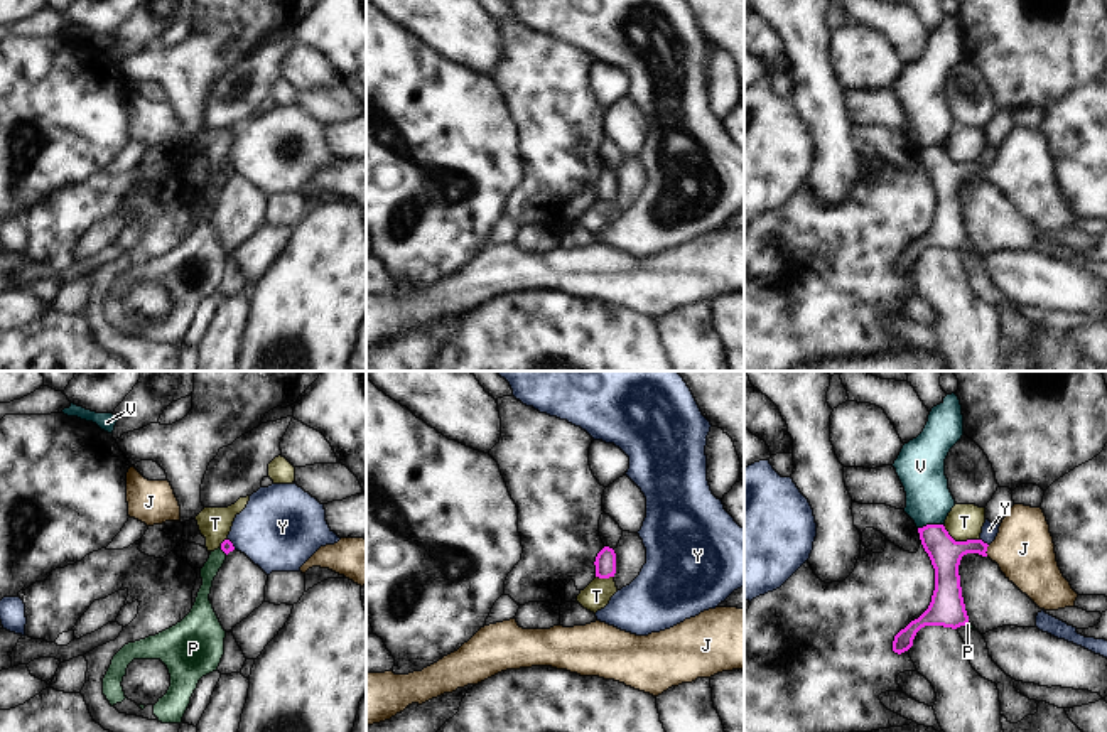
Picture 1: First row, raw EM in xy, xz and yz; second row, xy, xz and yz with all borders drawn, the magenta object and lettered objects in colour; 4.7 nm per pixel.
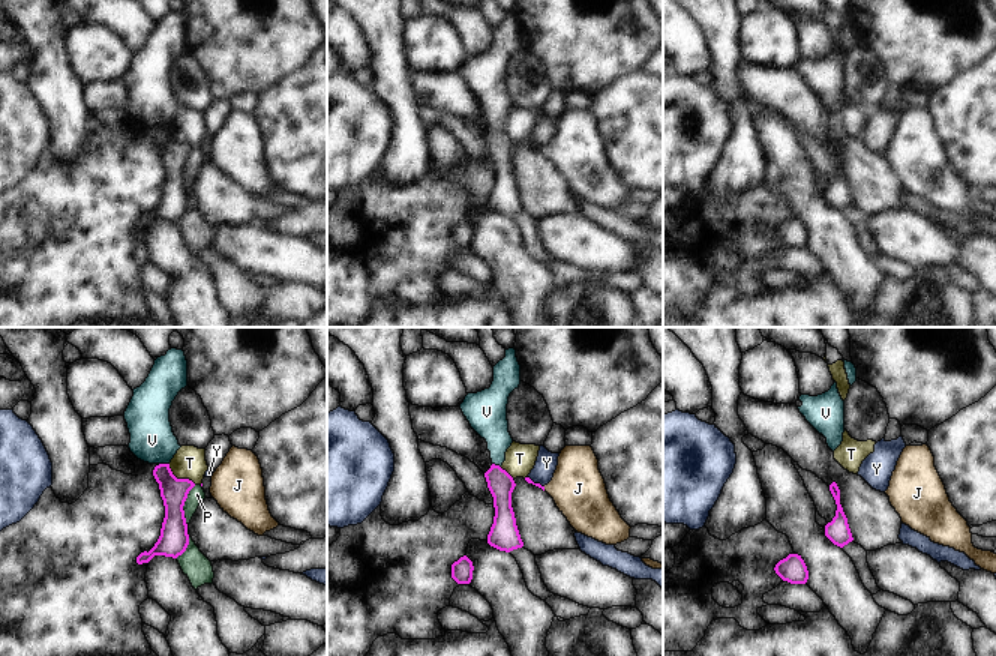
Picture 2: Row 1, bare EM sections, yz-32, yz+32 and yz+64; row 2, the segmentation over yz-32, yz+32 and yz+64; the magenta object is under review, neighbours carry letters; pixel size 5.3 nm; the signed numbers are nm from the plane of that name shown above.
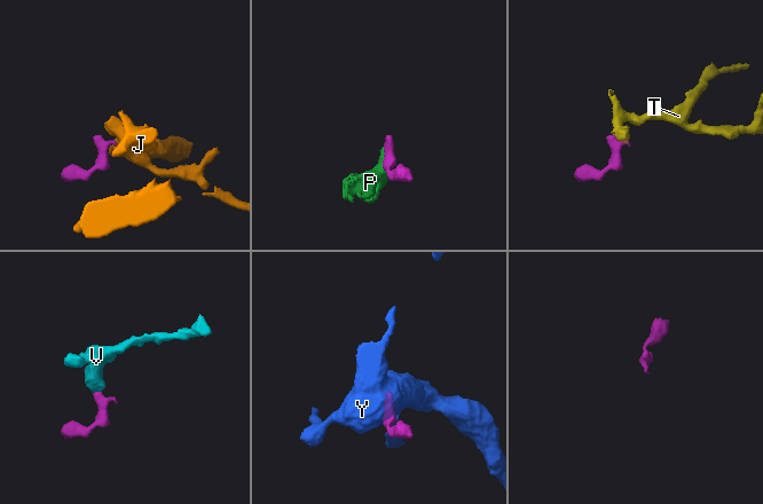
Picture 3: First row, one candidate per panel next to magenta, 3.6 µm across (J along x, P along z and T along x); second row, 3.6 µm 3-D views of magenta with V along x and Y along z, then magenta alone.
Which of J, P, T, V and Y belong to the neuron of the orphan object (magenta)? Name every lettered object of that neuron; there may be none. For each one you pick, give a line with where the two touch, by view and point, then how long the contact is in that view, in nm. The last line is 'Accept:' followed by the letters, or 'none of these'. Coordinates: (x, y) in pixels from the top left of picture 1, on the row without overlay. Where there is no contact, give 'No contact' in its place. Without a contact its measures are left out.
J: Touches magenta at yz (986, 172). Shared border 60 nm
Accept: J.

